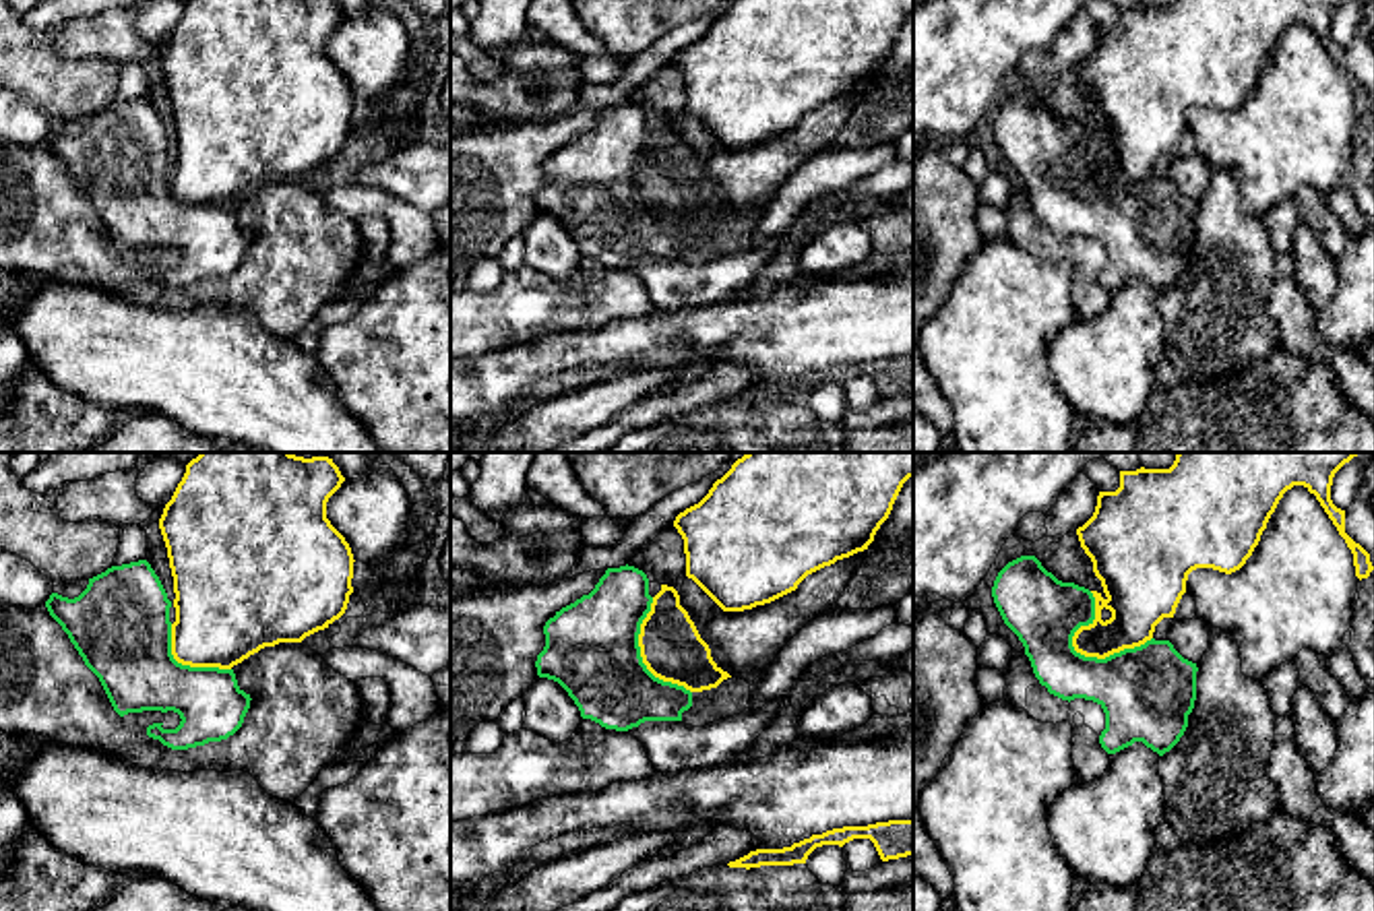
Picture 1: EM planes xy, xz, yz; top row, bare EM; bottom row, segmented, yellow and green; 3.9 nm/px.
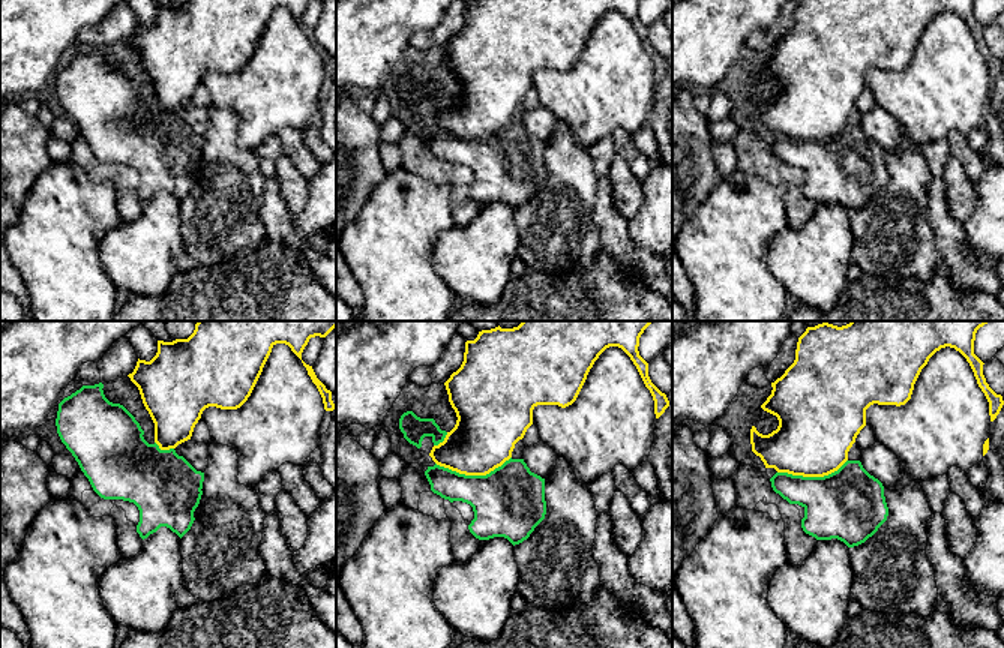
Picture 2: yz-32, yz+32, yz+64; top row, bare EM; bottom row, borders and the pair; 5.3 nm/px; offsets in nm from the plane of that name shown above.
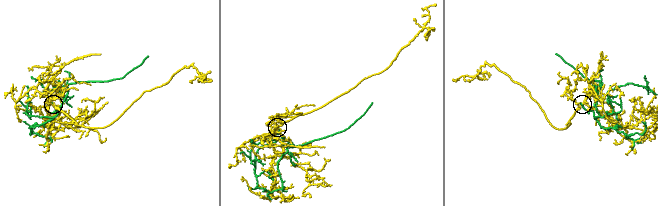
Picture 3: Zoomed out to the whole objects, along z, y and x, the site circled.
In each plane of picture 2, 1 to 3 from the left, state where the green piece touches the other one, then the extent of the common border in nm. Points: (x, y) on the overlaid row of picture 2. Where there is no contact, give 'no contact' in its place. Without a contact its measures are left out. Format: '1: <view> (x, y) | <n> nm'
1: yz-32 (164, 449) | 110 nm
2: yz+32 (473, 474) | 400 nm
3: yz+64 (812, 476) | 380 nm

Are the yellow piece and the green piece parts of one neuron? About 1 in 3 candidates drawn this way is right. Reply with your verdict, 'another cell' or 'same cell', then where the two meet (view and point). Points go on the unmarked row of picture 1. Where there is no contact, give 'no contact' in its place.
another cell | yz (1110, 191)

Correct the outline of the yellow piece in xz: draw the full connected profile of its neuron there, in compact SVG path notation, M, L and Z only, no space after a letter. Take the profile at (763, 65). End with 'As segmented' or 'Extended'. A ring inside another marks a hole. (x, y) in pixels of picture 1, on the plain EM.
M733 0L698 41L674 58L684 76L686 114L723 149L771 140L795 128L808 112L868 87L909 14L913 0Z. As segmented

